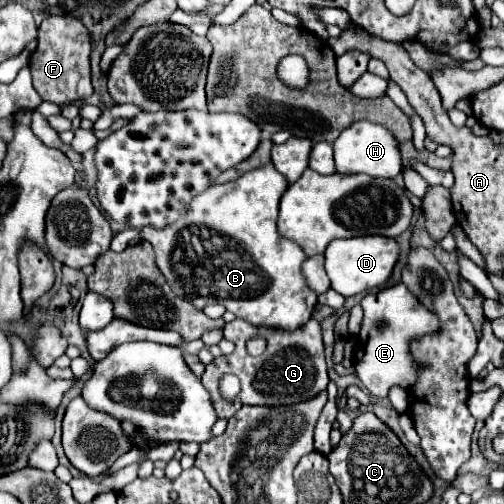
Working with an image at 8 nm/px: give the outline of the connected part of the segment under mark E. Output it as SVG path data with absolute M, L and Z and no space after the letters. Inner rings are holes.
M403 283L381 289L377 293L369 293L363 297L361 307L365 311L363 327L359 333L359 343L355 347L353 367L359 381L367 387L367 391L377 399L387 399L389 389L393 385L401 385L403 389L411 389L417 377L417 363L411 359L409 343L413 337L423 337L427 333L435 333L439 329L437 317L425 309ZM377 323L383 323L379 329Z

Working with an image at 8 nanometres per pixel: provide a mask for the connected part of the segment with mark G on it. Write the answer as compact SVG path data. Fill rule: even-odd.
M235 319L233 323L227 323L223 327L223 337L235 343L235 351L231 355L219 357L213 363L209 363L201 377L201 383L209 391L219 419L223 419L223 417L231 419L243 405L269 405L269 407L293 405L293 403L309 401L327 389L329 375L327 375L325 355L323 355L321 327L315 319L311 319L309 325L303 325L297 333L281 333L279 329L253 327L241 319ZM257 335L267 341L267 347L259 357L251 357L245 349L245 341L249 341L249 337L257 337ZM223 373L233 373L239 377L239 381L243 381L241 393L231 403L221 399L221 395L217 391L217 383Z

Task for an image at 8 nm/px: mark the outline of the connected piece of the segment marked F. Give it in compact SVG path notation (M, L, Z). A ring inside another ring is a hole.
M69 13L51 15L43 19L37 33L37 49L29 59L29 67L33 73L33 87L37 89L41 99L57 105L67 105L91 97L93 85L91 85L89 53L91 53L91 35L81 19Z

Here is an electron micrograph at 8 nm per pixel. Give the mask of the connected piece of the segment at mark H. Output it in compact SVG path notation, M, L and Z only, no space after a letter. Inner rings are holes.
M357 121L351 127L347 127L333 143L335 149L335 169L341 175L357 175L365 173L371 177L383 177L383 179L393 179L401 173L403 161L401 153L397 149L397 139L389 129L383 125L371 123L371 121Z

